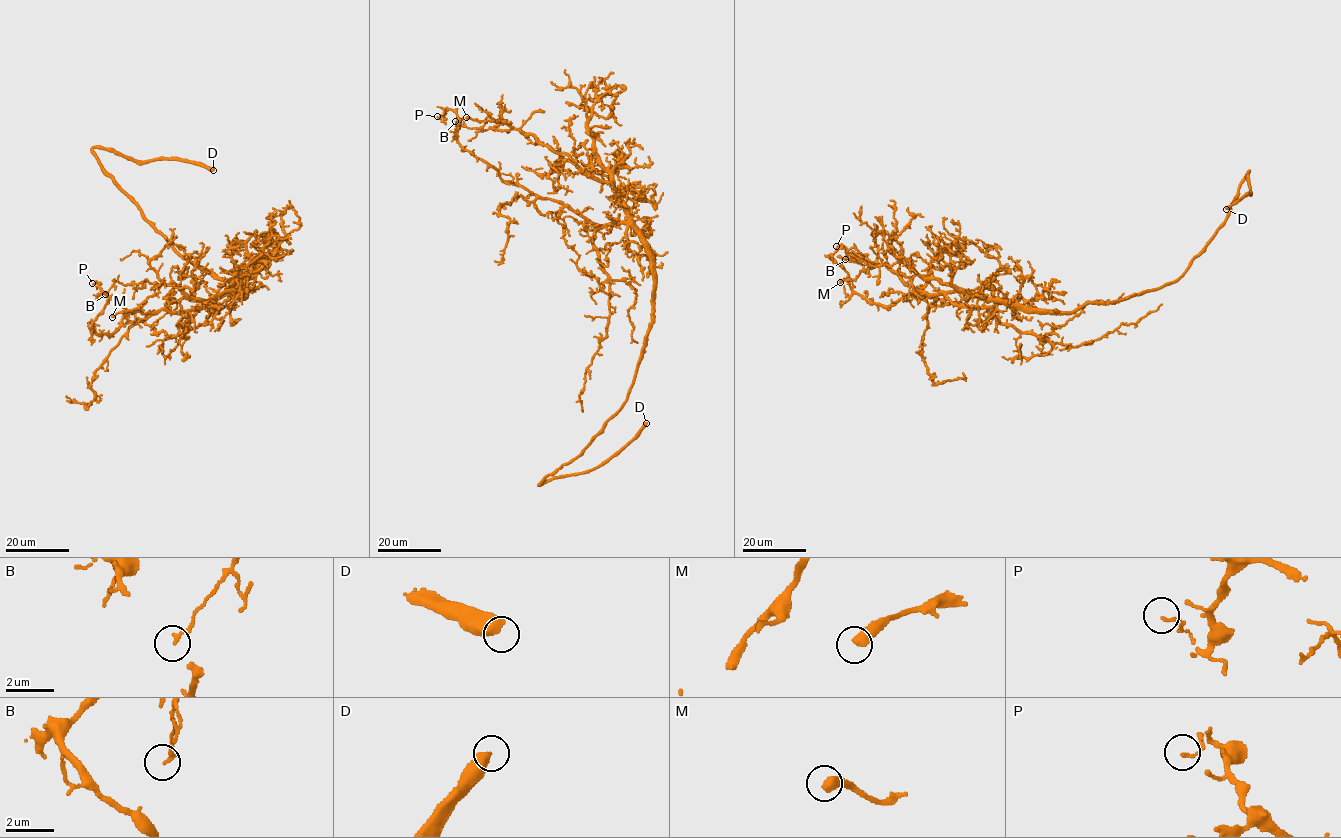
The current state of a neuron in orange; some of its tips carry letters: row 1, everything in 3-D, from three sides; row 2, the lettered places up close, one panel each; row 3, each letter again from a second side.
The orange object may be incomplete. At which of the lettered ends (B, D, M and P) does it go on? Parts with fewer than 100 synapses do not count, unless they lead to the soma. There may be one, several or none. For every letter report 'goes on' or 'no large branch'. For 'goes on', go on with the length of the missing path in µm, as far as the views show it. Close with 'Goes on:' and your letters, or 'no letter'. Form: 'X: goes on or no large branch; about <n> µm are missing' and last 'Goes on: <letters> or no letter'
B: no large branch
D: goes on; about 180 µm are missing
M: no large branch
P: no large branch
Goes on: D

